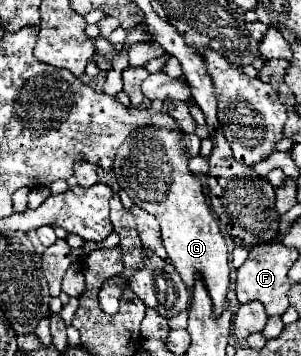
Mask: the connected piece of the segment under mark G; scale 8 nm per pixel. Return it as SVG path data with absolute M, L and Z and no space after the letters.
M163 132L163 136L159 136L159 144L163 144L163 152L167 152L167 168L171 168L171 172L167 172L167 180L171 180L171 184L167 184L167 192L163 192L163 204L147 204L147 212L157 218L167 256L175 266L177 274L183 278L185 286L193 290L195 274L201 274L211 294L213 308L217 314L221 314L223 302L227 298L227 288L229 288L227 244L215 216L207 206L207 198L203 194L203 186L199 178L191 174L187 168L189 158L181 138L183 138L181 132Z

